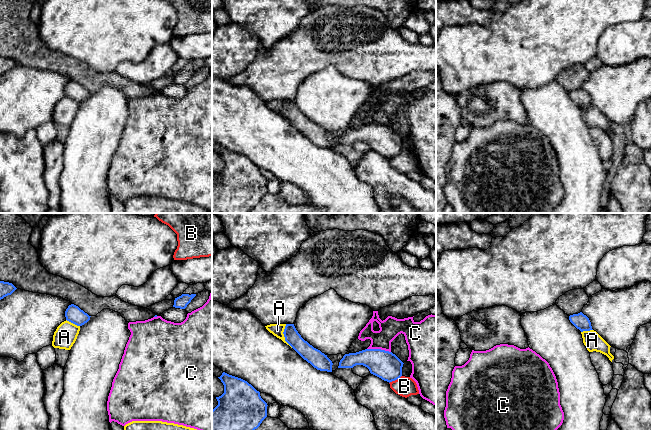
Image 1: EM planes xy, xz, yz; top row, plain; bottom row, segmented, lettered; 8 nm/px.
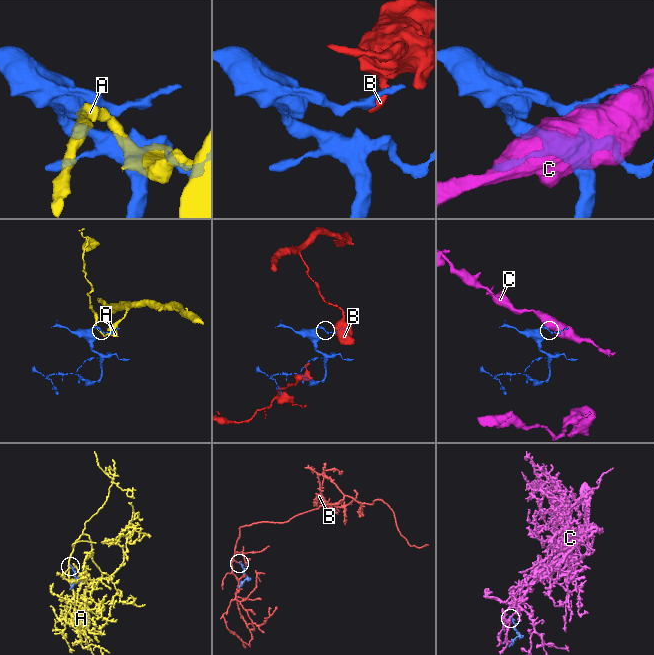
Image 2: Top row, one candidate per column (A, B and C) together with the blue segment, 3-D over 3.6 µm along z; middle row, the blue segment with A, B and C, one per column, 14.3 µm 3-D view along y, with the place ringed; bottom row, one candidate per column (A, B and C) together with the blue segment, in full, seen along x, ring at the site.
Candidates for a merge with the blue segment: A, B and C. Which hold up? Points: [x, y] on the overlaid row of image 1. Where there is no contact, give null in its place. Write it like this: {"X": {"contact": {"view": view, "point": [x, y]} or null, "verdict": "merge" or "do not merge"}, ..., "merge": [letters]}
{"A": {"contact": {"view": "xz", "point": [284, 336]}, "verdict": "merge"}, "B": {"contact": {"view": "xz", "point": [395, 379]}, "verdict": "do not merge"}, "C": {"contact": {"view": "xz", "point": [379, 349]}, "verdict": "do not merge"}, "merge": ["A"]}

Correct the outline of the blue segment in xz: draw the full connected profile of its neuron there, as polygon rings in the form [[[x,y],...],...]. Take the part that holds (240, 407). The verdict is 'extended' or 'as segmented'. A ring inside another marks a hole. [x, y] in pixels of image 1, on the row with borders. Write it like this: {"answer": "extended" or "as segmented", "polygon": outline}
{"answer": "as segmented", "polygon": [[[225,372],[218,377],[224,385],[224,393],[216,397],[218,405],[212,410],[212,430],[255,430],[267,417],[267,403],[247,381]]]}

